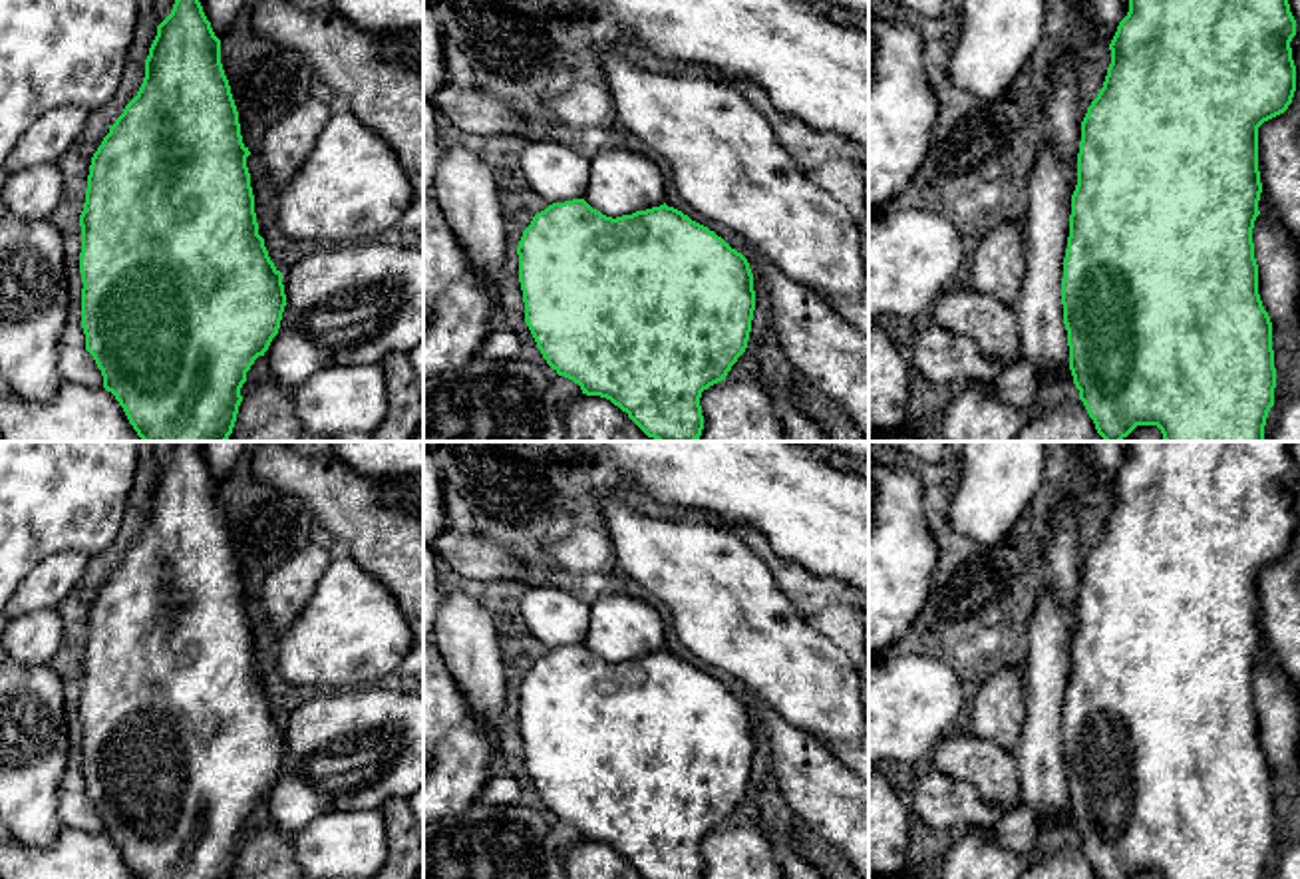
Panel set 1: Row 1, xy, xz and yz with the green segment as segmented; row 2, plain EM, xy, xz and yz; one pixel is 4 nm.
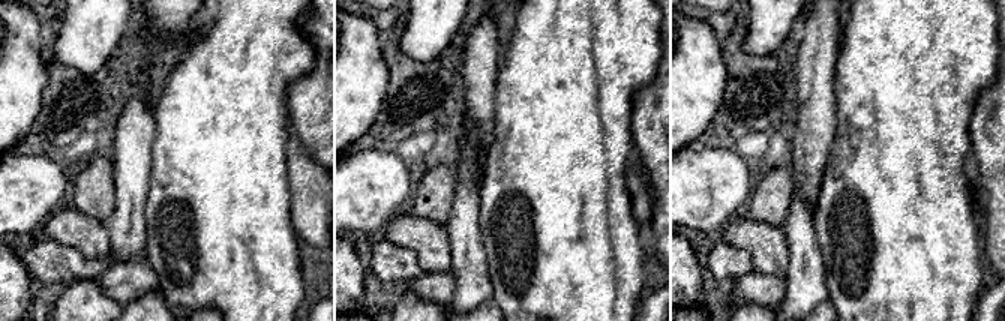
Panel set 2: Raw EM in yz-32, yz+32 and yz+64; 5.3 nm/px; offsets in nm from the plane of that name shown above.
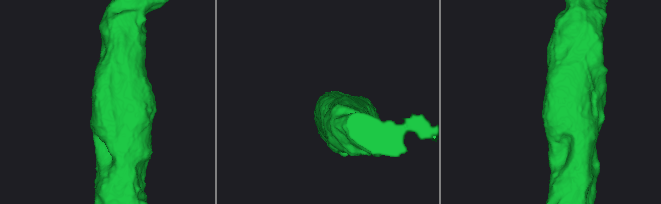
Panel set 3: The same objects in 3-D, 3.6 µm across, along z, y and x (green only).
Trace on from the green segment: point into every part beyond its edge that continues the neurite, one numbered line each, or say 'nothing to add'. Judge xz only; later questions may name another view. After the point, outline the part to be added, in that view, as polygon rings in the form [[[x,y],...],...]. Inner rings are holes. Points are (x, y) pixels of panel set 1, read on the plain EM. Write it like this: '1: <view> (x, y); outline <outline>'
1: xz (623, 627); outline [[[628,593],[602,595],[590,605],[582,644],[606,662],[632,660],[666,648],[660,613]]]

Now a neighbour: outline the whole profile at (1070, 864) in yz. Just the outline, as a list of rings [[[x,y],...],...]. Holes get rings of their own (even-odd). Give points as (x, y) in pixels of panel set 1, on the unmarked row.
[[[1081,845],[1057,851],[1030,867],[1018,879],[1097,879]]]

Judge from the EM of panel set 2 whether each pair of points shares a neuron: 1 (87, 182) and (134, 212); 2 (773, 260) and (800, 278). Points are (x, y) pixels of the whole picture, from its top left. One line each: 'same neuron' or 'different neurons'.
1: different neurons
2: different neurons

